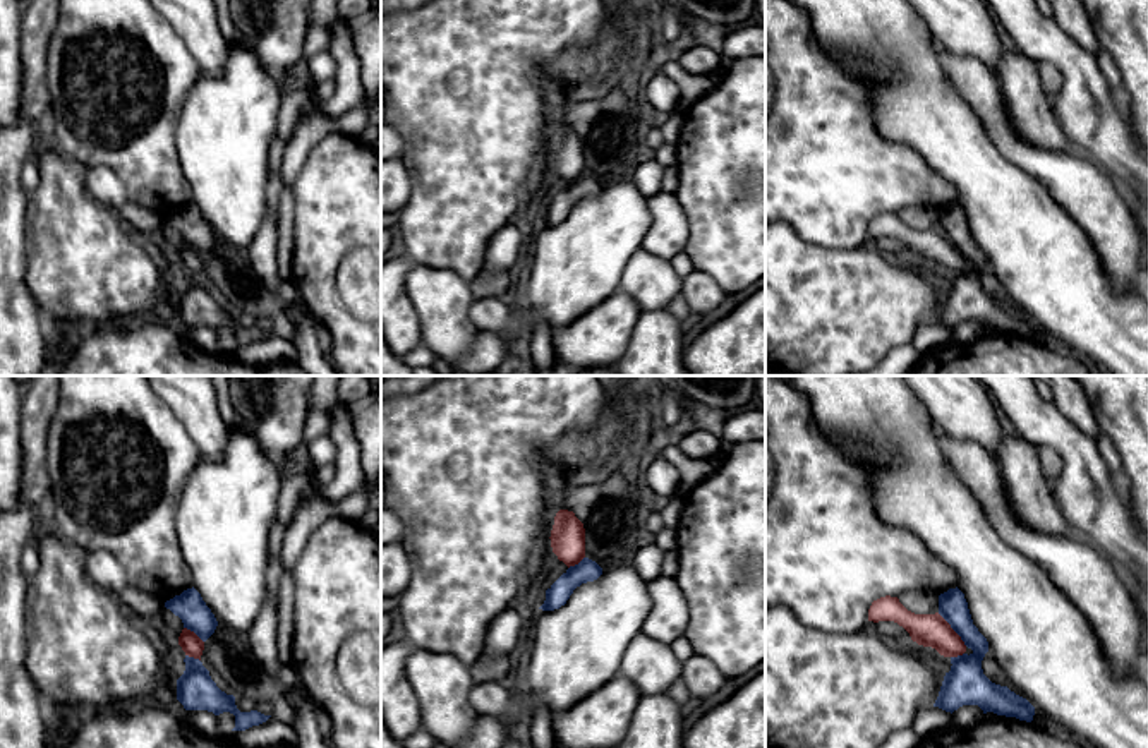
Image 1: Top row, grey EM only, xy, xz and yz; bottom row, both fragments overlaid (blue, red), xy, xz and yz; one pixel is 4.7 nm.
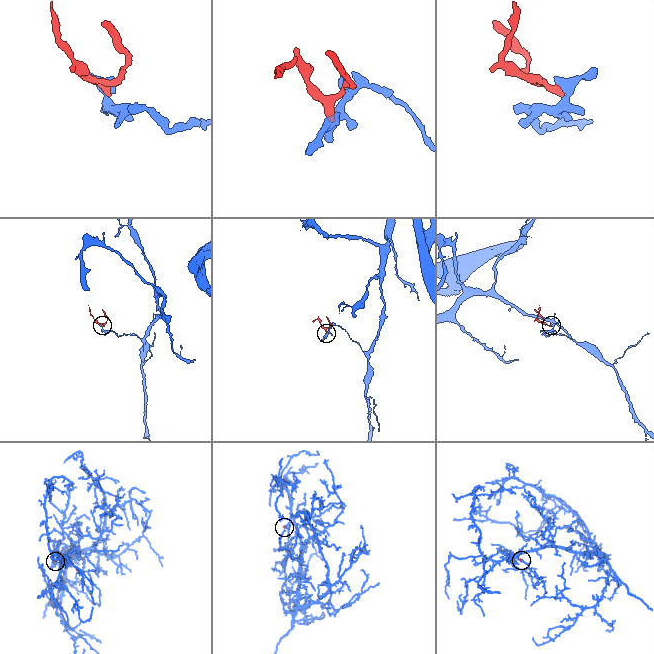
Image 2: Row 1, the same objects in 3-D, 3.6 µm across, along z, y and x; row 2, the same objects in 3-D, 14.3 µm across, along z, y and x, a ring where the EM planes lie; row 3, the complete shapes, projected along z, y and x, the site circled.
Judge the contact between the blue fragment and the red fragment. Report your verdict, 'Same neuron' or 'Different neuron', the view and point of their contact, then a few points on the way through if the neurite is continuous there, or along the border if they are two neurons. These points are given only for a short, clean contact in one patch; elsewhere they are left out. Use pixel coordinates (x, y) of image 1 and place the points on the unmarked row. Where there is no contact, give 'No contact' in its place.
Different neuron. Touches blue at yz (953, 244). Boundary: yz (937, 229), (966, 261)

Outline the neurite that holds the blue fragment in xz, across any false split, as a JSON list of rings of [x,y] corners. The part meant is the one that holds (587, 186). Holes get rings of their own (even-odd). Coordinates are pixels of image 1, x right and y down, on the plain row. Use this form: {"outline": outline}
{"outline": [[[583,173],[578,180],[570,182],[547,206],[546,216],[539,223],[542,226],[554,226],[566,220],[577,202],[587,197],[594,197],[602,190],[602,184]]]}

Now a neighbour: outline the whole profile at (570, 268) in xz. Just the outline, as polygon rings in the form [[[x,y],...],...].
[[[631,175],[582,199],[565,221],[554,226],[537,225],[529,238],[523,281],[513,304],[503,300],[474,300],[468,319],[477,331],[498,333],[508,348],[525,348],[530,329],[547,323],[553,329],[580,317],[607,297],[619,292],[619,280],[630,257],[642,249],[652,225],[647,197],[635,187]]]

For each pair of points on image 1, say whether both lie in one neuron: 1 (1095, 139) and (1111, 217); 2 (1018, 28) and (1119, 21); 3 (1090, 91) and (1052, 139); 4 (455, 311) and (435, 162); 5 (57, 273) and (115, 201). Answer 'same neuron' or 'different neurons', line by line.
1: different neurons
2: different neurons
3: different neurons
4: different neurons
5: different neurons

